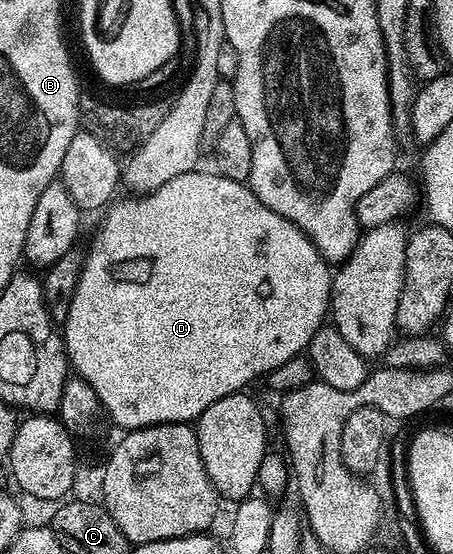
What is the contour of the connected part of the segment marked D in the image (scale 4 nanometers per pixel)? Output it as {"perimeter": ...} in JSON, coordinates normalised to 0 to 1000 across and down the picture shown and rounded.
{"perimeter":[[[475,309],[442,310],[404,312],[375,323],[375,330],[358,330],[358,338],[338,348],[283,359],[291,363],[258,361],[236,372],[227,386],[232,392],[221,399],[221,415],[205,424],[203,444],[185,457],[172,518],[137,581],[137,606],[152,653],[172,679],[214,709],[232,747],[245,756],[249,753],[274,778],[320,774],[333,767],[430,762],[446,742],[464,735],[464,727],[481,727],[481,720],[499,713],[545,704],[545,695],[563,681],[581,682],[623,662],[623,655],[664,643],[728,565],[737,493],[687,431],[649,403],[640,403],[640,395],[614,388],[614,381],[596,381],[596,374],[572,363],[541,329],[499,323]]]}

